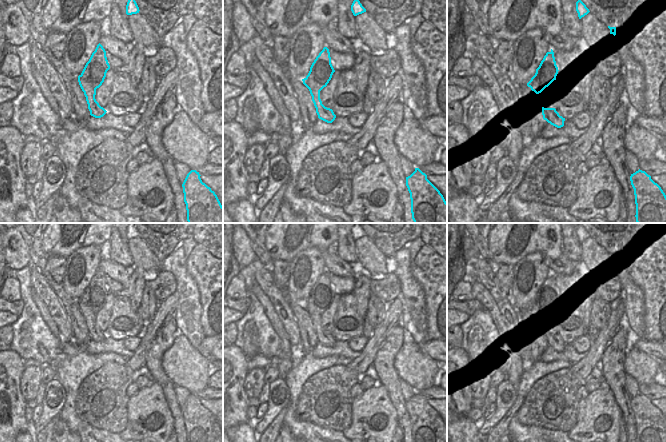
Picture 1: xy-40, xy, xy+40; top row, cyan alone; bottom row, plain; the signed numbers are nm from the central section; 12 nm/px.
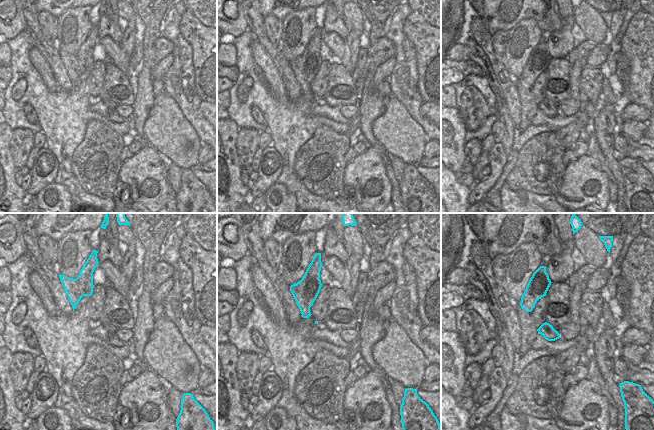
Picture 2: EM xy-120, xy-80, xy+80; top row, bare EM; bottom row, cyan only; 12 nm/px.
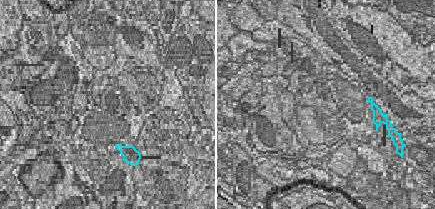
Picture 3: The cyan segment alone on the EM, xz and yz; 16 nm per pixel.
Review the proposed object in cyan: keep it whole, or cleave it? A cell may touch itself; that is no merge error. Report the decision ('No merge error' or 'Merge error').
Merge error.

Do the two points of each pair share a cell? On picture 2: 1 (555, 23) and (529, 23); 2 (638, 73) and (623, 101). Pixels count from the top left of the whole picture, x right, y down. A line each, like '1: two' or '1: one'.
1: two
2: two

